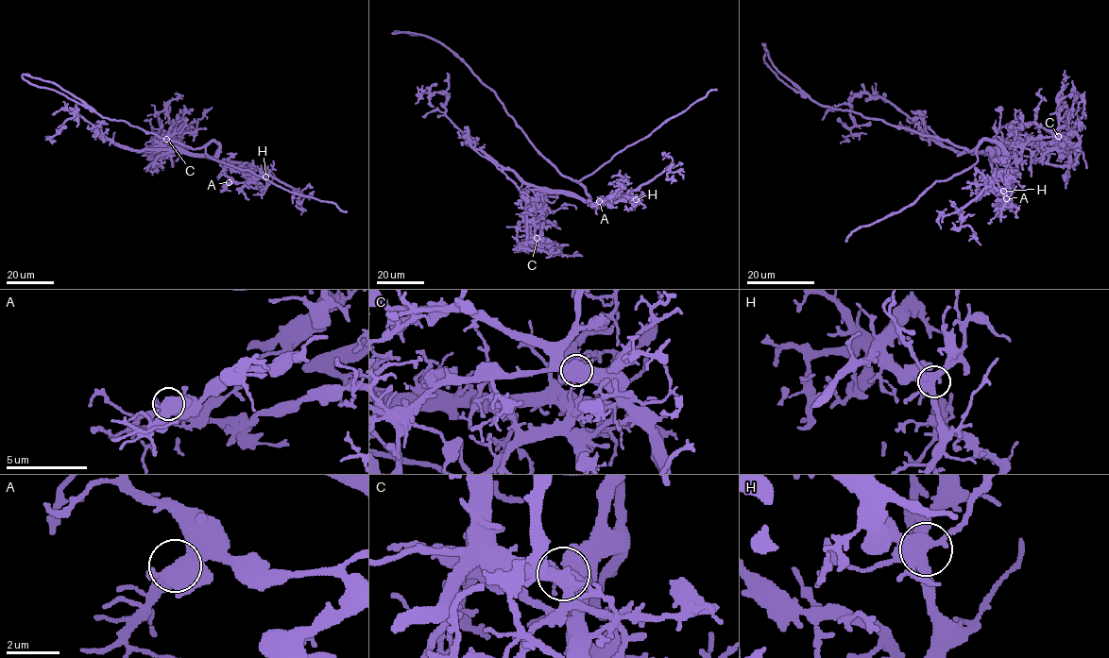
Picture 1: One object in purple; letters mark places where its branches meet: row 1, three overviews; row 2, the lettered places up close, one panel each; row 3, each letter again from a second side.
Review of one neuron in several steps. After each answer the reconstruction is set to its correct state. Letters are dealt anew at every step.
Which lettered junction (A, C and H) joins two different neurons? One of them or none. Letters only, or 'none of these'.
C

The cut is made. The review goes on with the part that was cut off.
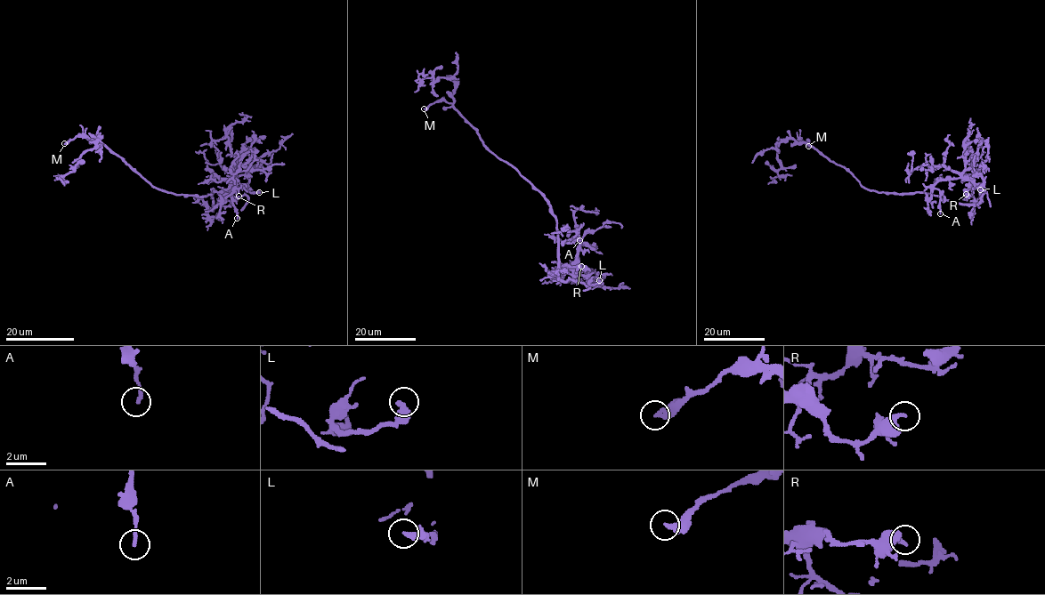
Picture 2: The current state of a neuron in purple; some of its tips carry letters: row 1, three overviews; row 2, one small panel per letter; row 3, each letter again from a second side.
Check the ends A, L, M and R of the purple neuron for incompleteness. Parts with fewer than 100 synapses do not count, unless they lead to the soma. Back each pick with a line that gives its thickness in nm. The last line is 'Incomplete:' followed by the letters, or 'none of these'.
Incomplete: none of these

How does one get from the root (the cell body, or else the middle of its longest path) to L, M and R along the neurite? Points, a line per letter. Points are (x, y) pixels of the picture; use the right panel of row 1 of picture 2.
L: (892, 193), (928, 193), (977, 204), (976, 174), (984, 180), (984, 189), (980, 189)
M: (892, 193), (864, 188), (844, 167), (830, 162), (808, 146)
R: (892, 193), (928, 193), (960, 204), (980, 201), (981, 192), (976, 188), (968, 189), (967, 197), (966, 194)

